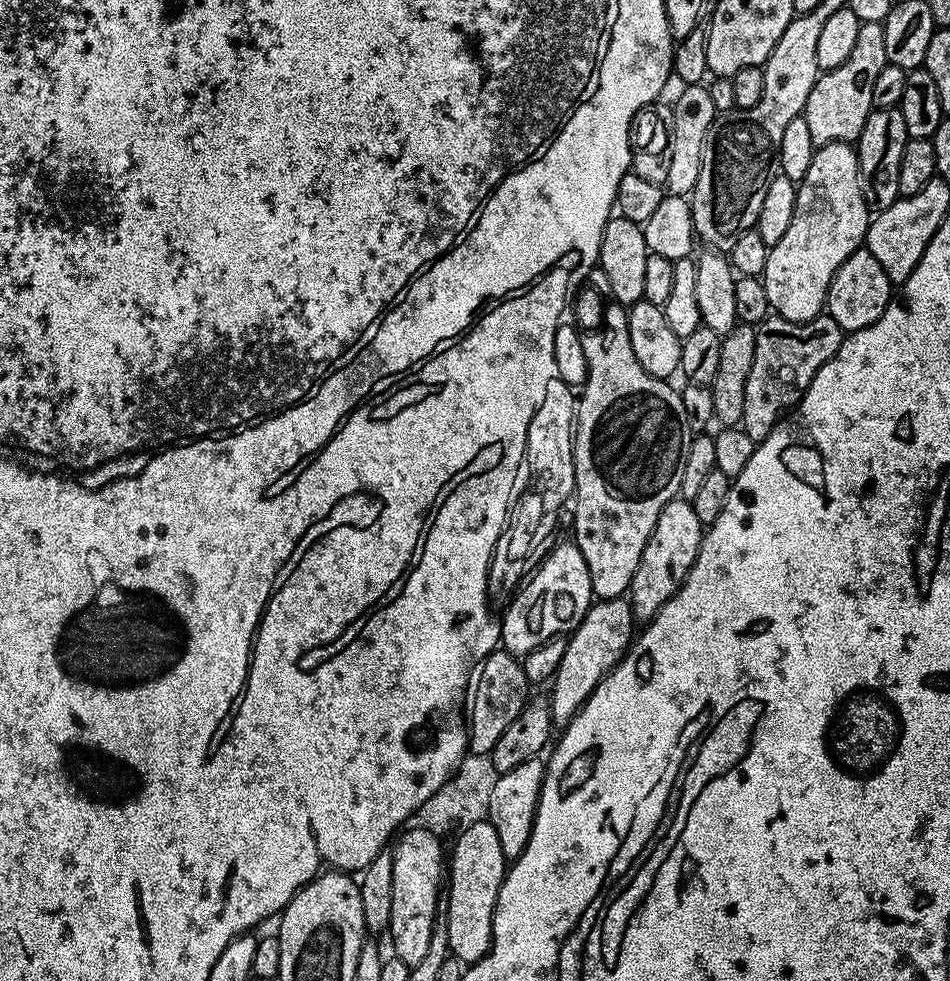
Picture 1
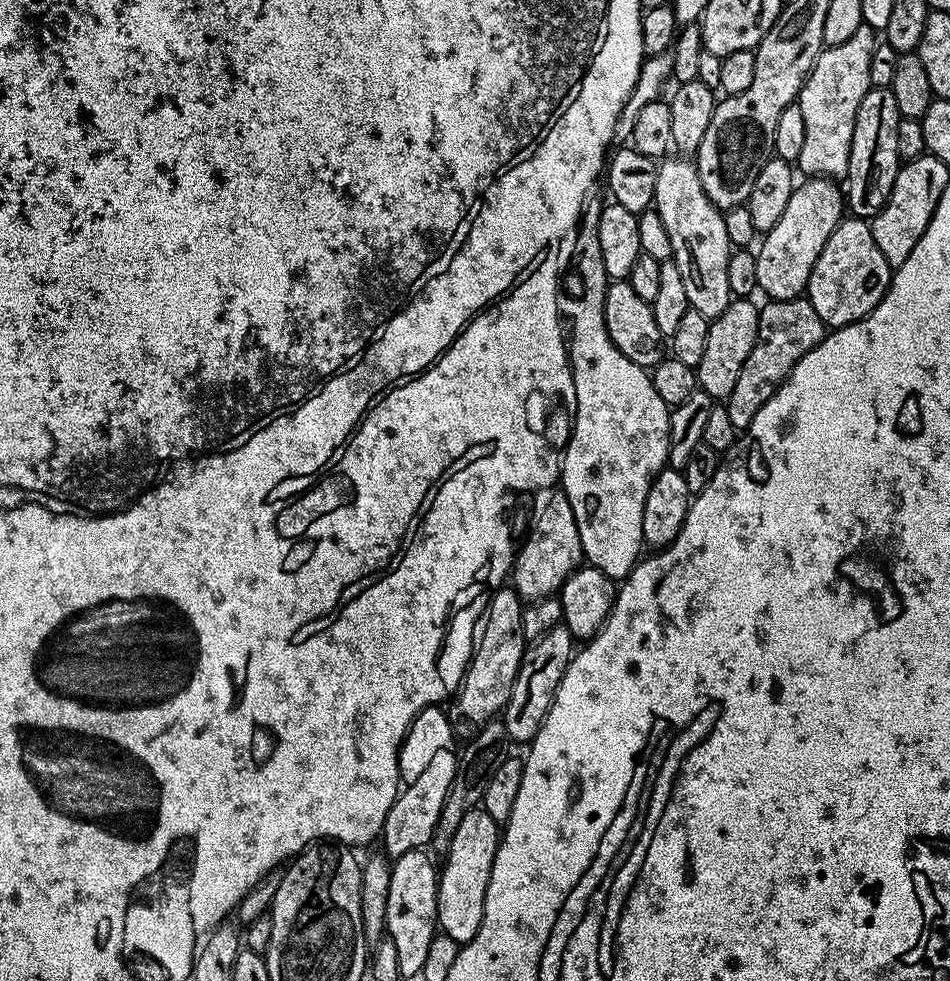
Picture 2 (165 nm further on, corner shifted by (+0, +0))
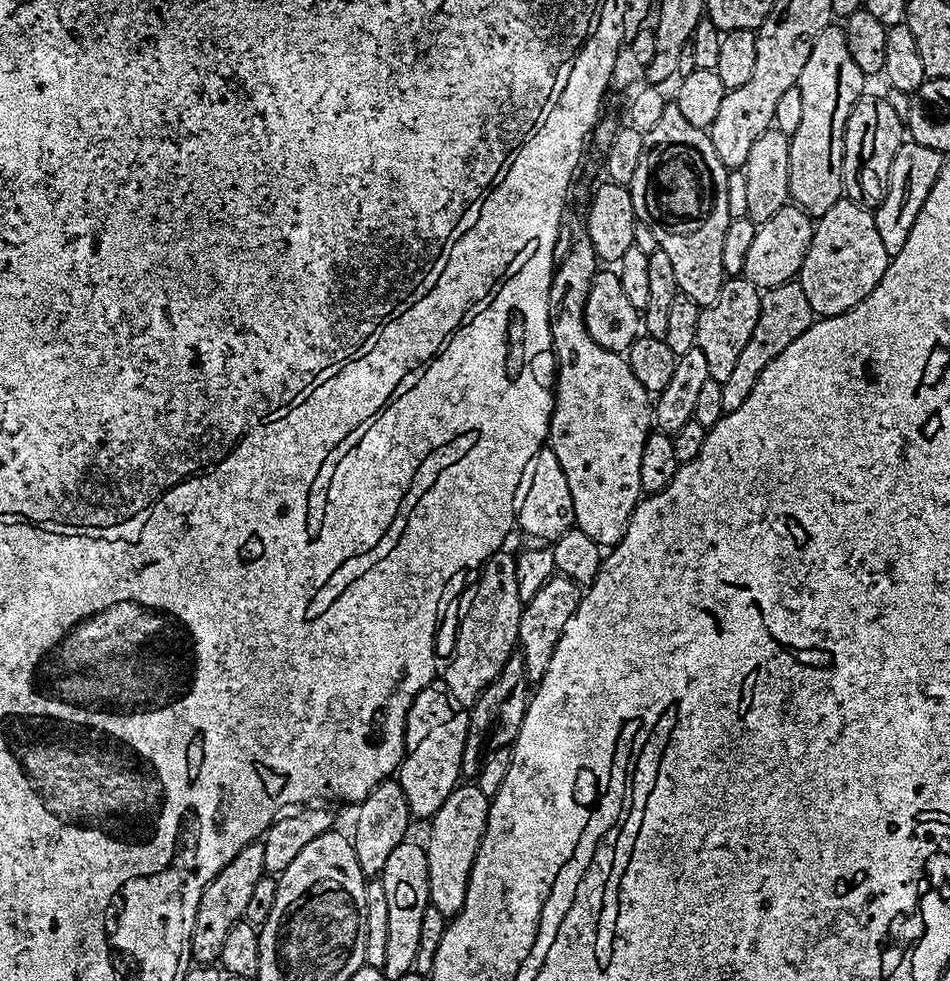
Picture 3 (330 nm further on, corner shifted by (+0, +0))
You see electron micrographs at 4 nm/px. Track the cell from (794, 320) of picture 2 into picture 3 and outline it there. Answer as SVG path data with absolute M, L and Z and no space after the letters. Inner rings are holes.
M799 282L779 284L761 291L758 326L754 326L754 334L750 334L750 342L746 342L742 349L730 378L726 378L726 382L722 384L722 406L725 413L738 410L738 406L742 406L746 398L750 398L750 390L754 390L754 382L758 382L762 370L766 370L766 366L770 366L770 362L778 358L778 354L782 354L782 350L786 350L786 346L794 342L794 338L810 328L813 319L814 313L806 298L806 290L802 290Z

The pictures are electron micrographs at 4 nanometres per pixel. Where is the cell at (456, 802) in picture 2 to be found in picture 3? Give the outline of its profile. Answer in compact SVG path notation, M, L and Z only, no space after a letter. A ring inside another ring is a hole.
M513 654L502 666L502 674L482 690L482 694L471 705L468 712L468 733L464 743L464 761L460 767L465 777L474 778L480 773L487 753L507 748L516 741L518 730L522 726L522 718L528 709L530 699L530 681L524 665L524 657ZM529 687L529 688L528 688Z

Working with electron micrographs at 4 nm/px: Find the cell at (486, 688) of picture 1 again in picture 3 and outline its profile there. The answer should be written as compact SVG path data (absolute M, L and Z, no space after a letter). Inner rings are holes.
M508 550L495 552L479 569L478 575L476 585L466 589L460 600L460 629L456 632L456 645L452 648L448 669L442 672L443 687L460 706L476 703L482 690L502 674L502 666L506 666L520 642L518 626L522 605L518 598L515 555Z

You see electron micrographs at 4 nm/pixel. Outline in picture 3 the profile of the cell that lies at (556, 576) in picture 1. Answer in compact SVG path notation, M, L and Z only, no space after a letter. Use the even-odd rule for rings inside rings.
M551 447L540 449L530 462L526 462L526 470L522 470L520 486L516 490L516 524L536 542L555 542L566 534L566 530L574 527L574 498L570 498L570 486L566 482L566 474L562 474L562 465L552 453Z

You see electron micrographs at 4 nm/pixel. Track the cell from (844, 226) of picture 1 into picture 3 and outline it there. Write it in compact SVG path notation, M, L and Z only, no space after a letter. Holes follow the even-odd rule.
M788 203L774 214L765 224L759 225L754 234L754 242L746 253L743 277L754 282L763 290L779 284L787 284L799 273L806 258L806 250L812 241L813 217L802 211L797 204Z

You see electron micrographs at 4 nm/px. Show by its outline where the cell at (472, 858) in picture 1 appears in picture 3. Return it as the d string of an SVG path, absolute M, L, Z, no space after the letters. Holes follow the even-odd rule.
M464 782L453 790L450 798L438 806L431 816L426 839L428 854L428 902L445 918L458 915L466 902L466 890L470 882L470 870L478 854L478 846L484 837L488 821L490 798L478 790L475 782Z

